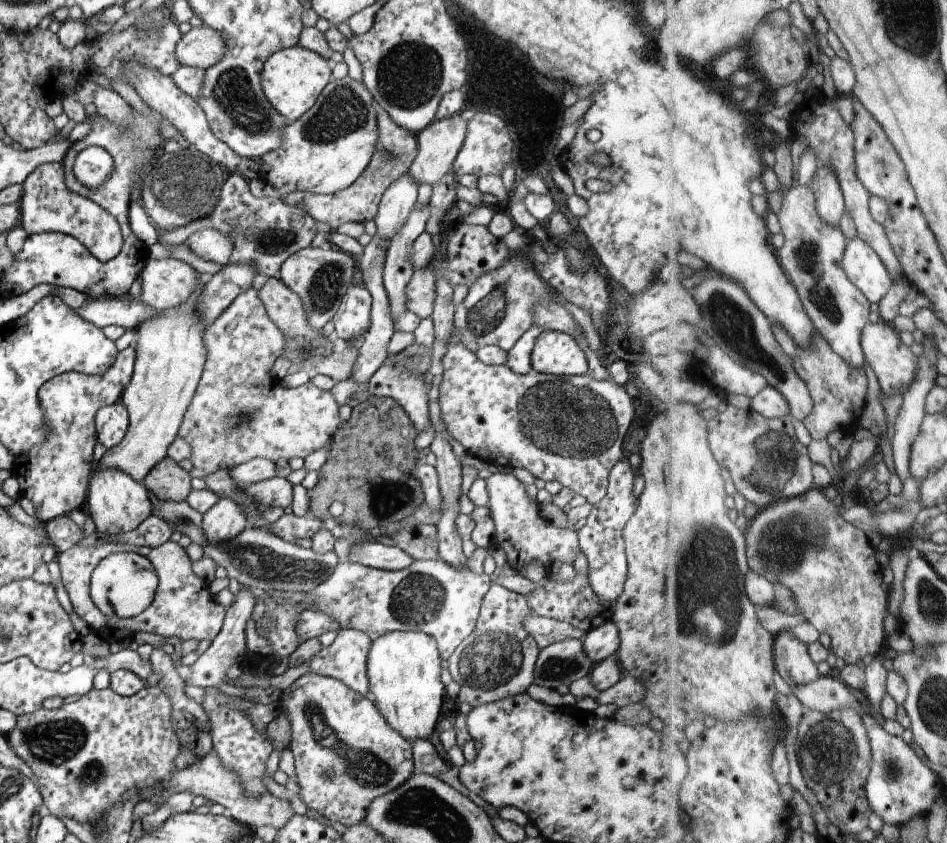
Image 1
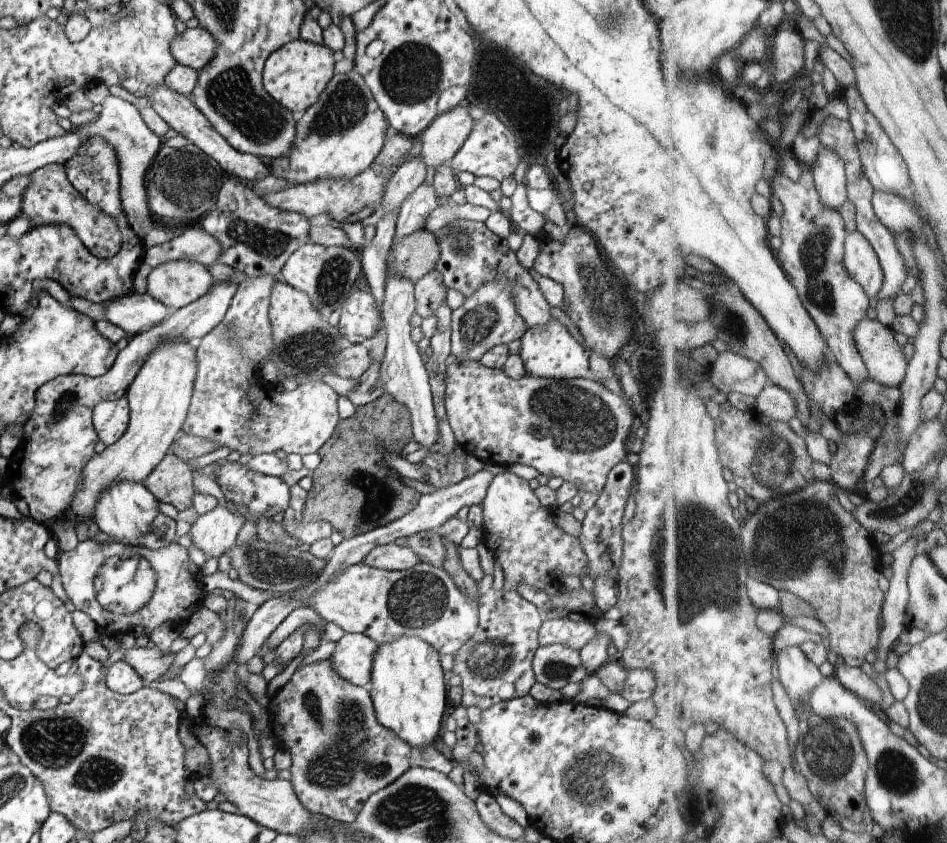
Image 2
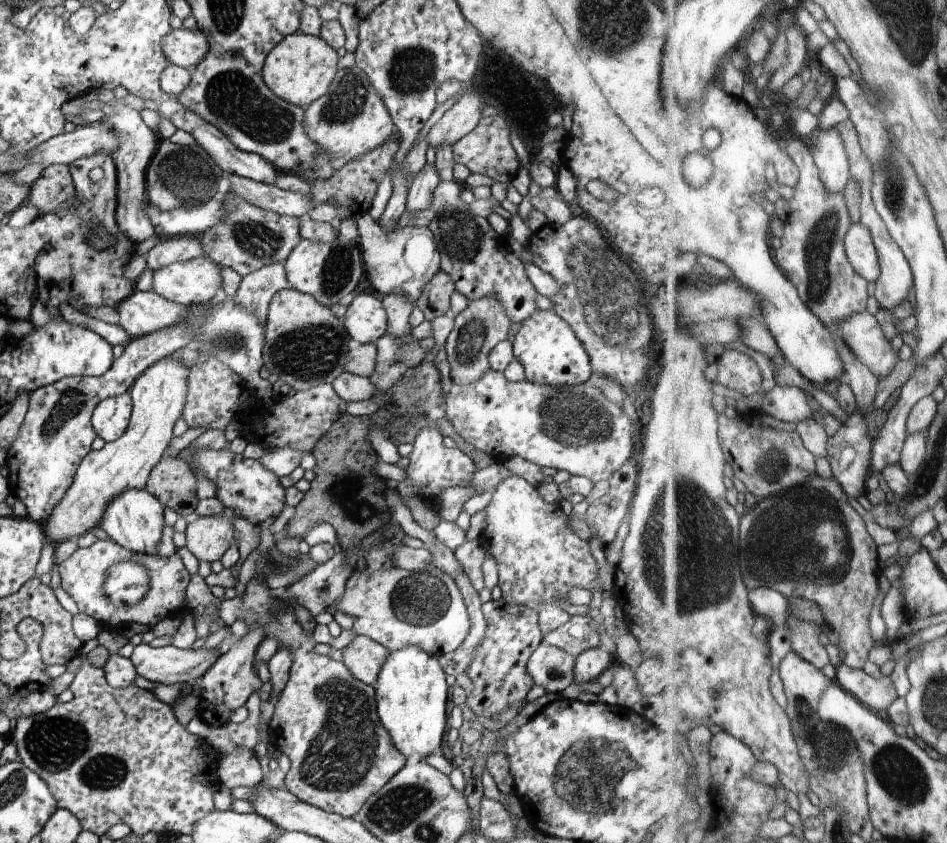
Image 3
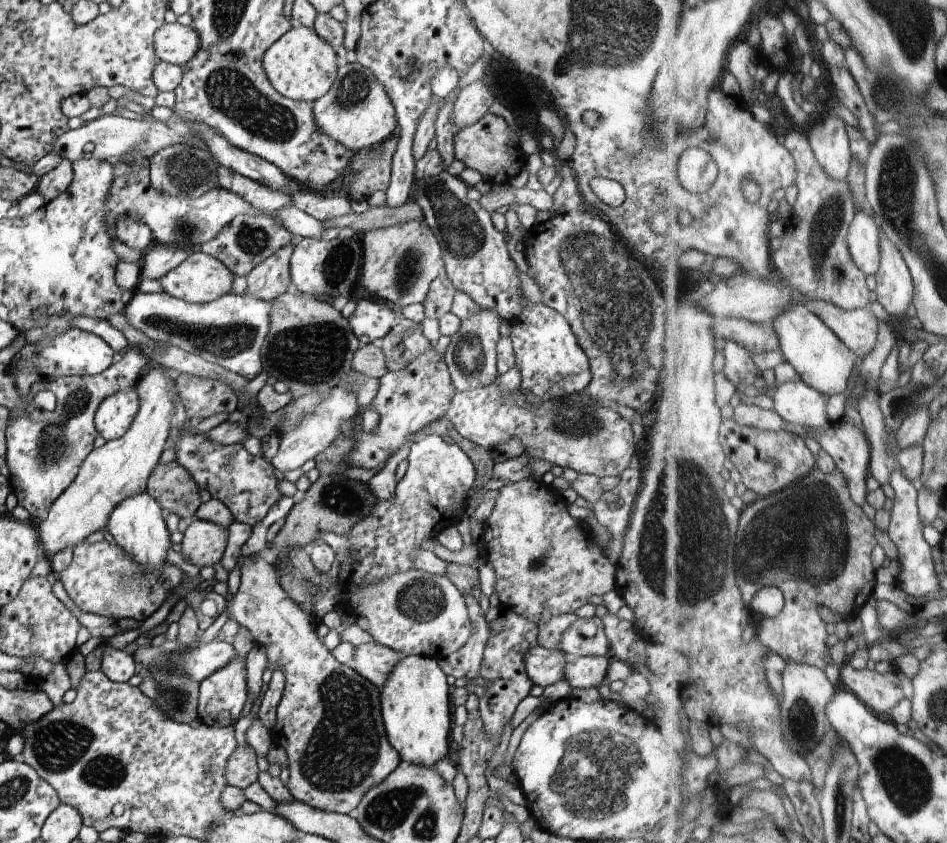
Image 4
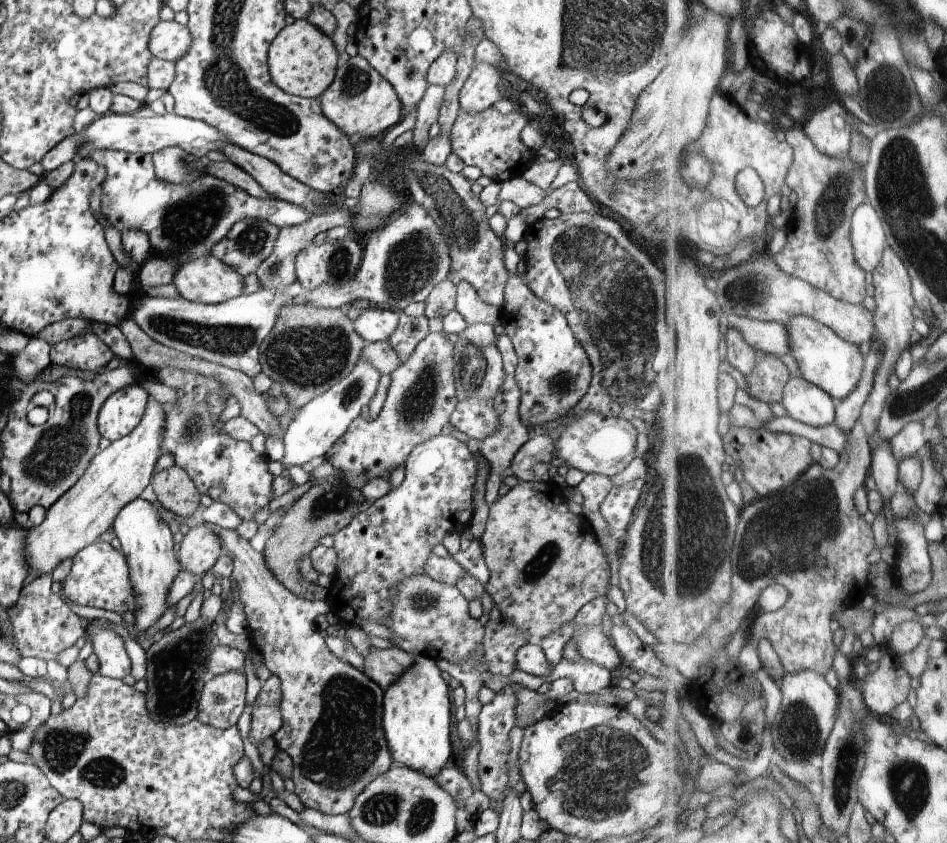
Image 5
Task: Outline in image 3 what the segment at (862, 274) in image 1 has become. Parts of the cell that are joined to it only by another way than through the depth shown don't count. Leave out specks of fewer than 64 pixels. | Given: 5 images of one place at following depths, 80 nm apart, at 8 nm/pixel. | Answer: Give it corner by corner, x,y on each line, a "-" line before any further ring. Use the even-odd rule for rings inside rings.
862,220
848,233
847,249
854,266
869,281
877,282
883,273
881,256
872,229

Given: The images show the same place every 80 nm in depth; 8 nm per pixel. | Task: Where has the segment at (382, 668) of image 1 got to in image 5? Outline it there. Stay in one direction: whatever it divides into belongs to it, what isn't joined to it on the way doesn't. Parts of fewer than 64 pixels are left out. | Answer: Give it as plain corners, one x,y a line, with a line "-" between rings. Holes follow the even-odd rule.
419,655
415,663
388,690
383,693
382,728
388,750
394,762
404,764
409,769
436,778
440,771
453,762
452,752
452,706
450,706
450,688
440,675
441,670
434,659

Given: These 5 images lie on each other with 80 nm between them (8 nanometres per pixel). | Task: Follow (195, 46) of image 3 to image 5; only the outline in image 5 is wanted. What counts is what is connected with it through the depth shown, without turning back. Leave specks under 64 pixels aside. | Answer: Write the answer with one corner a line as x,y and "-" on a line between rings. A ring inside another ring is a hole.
158,21
150,31
148,48
153,57
175,63
188,49
191,32
177,21

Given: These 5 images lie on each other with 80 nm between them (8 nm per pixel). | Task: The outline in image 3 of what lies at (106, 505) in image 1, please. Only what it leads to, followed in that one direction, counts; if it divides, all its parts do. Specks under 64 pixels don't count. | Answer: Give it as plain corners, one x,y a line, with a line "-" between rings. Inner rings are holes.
130,489
120,493
104,511
100,526
110,538
133,553
156,555
158,542
162,540
164,530
164,506
146,489

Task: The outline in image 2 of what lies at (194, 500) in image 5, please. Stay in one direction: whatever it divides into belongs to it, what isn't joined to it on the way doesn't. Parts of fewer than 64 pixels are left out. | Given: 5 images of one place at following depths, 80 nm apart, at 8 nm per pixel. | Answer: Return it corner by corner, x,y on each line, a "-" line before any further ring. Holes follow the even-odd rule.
167,454
143,484
159,502
172,504
179,512
193,506
192,471
174,454

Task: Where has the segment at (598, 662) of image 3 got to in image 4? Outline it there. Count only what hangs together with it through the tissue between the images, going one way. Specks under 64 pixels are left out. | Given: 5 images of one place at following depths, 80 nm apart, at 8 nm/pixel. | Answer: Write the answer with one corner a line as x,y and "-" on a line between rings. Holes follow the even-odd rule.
563,651
562,654
565,658
562,677
568,680
572,687
597,687
606,680
604,677
611,660
604,657
574,656

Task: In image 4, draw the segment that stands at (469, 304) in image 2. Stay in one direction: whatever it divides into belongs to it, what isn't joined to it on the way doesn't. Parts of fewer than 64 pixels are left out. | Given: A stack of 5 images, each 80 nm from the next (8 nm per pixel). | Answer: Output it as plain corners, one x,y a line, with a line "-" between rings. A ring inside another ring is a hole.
492,308
479,309
467,319
461,321
460,328
452,335
451,342
444,349
445,361
451,374
451,381
456,392
485,387
496,382
500,374
497,372
497,342
499,341
502,319

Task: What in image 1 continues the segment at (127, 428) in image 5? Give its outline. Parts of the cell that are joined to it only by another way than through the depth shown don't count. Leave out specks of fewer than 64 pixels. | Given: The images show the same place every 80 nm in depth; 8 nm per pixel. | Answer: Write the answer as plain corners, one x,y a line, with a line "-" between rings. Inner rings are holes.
122,400
101,406
95,414
97,440
107,449
116,446
126,434
129,414

